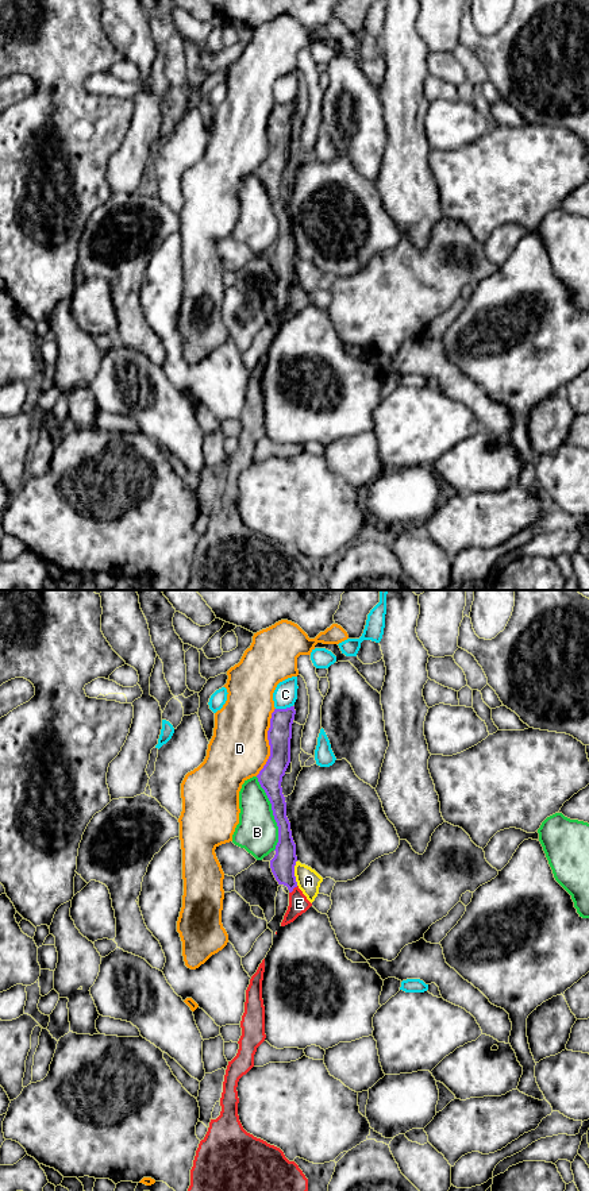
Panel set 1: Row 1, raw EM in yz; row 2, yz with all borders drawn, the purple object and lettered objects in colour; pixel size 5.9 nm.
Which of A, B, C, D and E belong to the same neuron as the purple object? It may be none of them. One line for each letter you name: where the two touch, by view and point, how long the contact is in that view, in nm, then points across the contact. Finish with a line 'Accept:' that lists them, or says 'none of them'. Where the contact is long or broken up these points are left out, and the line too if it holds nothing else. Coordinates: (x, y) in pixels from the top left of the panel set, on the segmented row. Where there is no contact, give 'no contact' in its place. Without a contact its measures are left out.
E: yz (293, 887) | 70 nm | across yz (283, 864), (284, 874), (293, 887), (299, 904)
Accept: E

